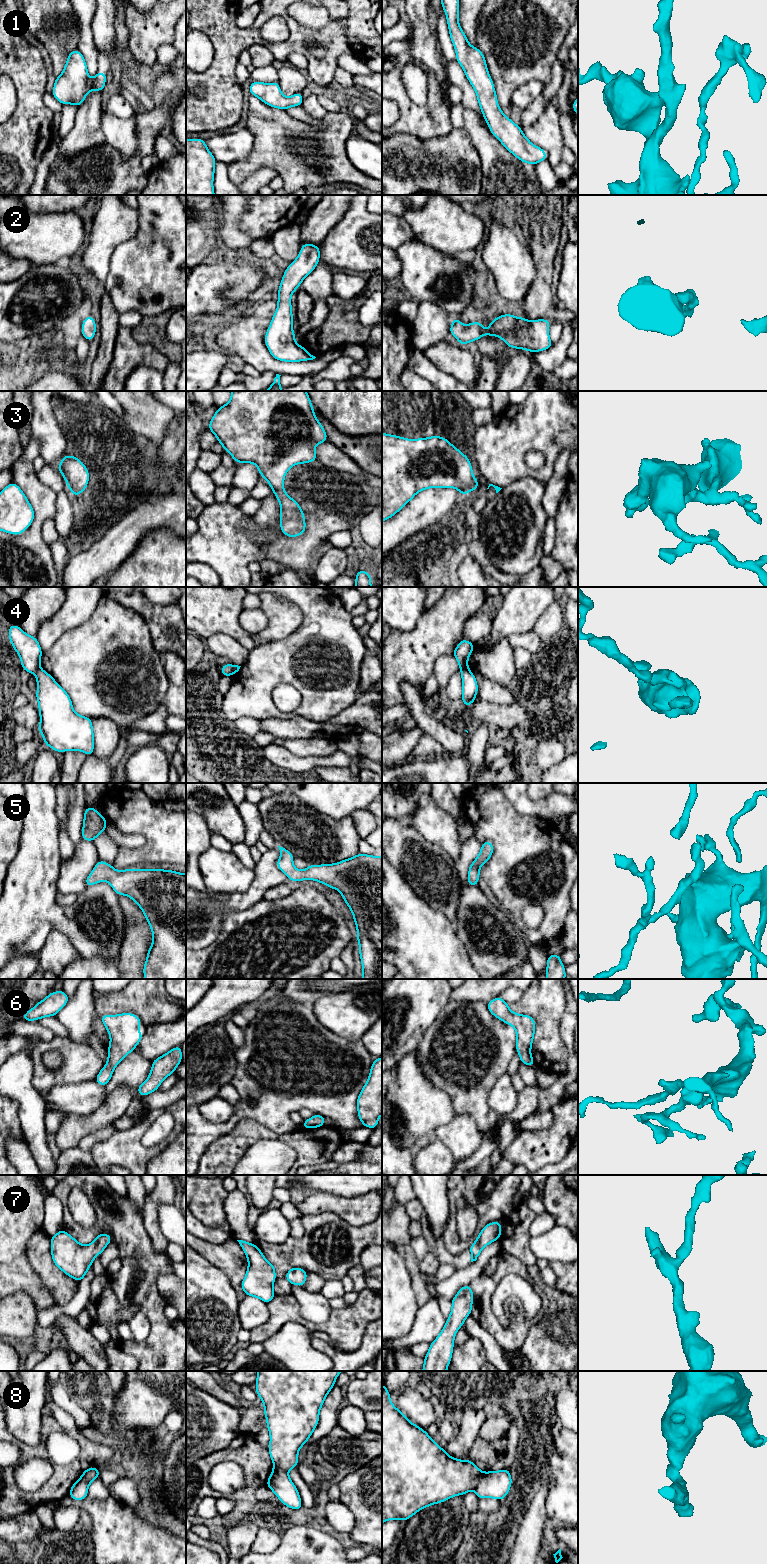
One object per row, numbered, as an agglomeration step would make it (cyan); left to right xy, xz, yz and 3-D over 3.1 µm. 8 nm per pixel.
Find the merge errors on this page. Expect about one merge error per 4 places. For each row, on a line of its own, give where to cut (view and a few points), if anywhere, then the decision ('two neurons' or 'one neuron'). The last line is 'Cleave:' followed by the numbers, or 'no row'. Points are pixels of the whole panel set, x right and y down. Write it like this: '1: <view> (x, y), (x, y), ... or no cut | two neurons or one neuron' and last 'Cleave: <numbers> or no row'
1: no cut | one neuron
2: no cut | one neuron
3: no cut | one neuron
4: yz (467, 669), (460, 670) | two neurons
5: no cut | one neuron
6: no cut | one neuron
7: no cut | one neuron
8: yz (483, 1473), (474, 1488) | two neurons
Cleave: 4, 8

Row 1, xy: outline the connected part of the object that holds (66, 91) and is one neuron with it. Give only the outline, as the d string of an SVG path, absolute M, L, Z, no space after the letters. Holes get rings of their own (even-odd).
M76 49L69 53L63 72L55 78L52 95L62 105L73 104L78 108L89 92L103 91L106 77L107 73L97 72L90 80L86 61Z

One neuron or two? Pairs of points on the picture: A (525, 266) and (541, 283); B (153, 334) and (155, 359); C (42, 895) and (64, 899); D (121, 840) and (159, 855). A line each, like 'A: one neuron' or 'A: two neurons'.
A: two neurons
B: two neurons
C: two neurons
D: two neurons

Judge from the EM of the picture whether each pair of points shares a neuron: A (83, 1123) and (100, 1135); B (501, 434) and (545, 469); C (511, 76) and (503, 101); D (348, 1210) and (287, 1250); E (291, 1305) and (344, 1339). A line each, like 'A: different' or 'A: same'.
A: different
B: same
C: same
D: different
E: same

